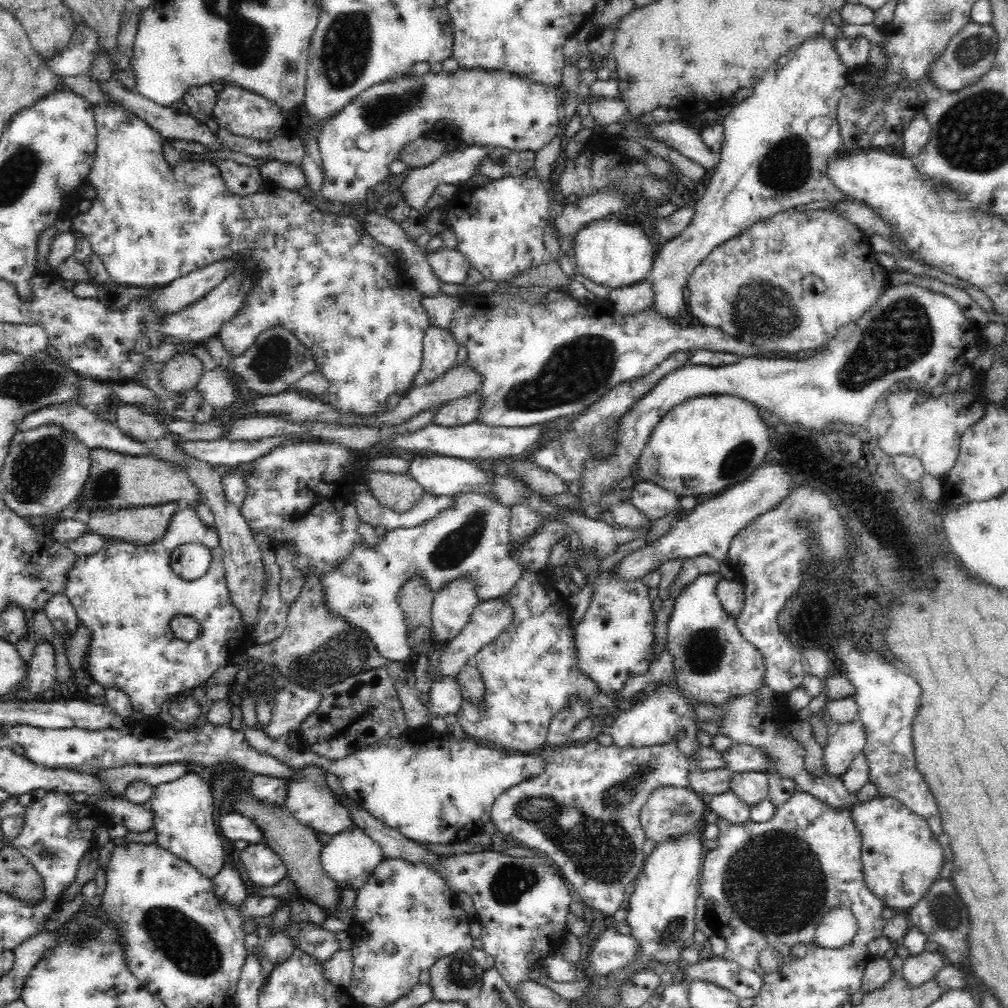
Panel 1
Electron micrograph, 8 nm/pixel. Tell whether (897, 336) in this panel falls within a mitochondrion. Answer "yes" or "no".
yes

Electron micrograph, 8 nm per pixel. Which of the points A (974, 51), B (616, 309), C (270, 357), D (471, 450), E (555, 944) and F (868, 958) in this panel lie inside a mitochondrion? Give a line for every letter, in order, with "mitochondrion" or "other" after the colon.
A: mitochondrion
B: other
C: mitochondrion
D: other
E: other
F: other

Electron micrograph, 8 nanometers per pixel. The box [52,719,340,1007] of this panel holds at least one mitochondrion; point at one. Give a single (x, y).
(186, 943)

